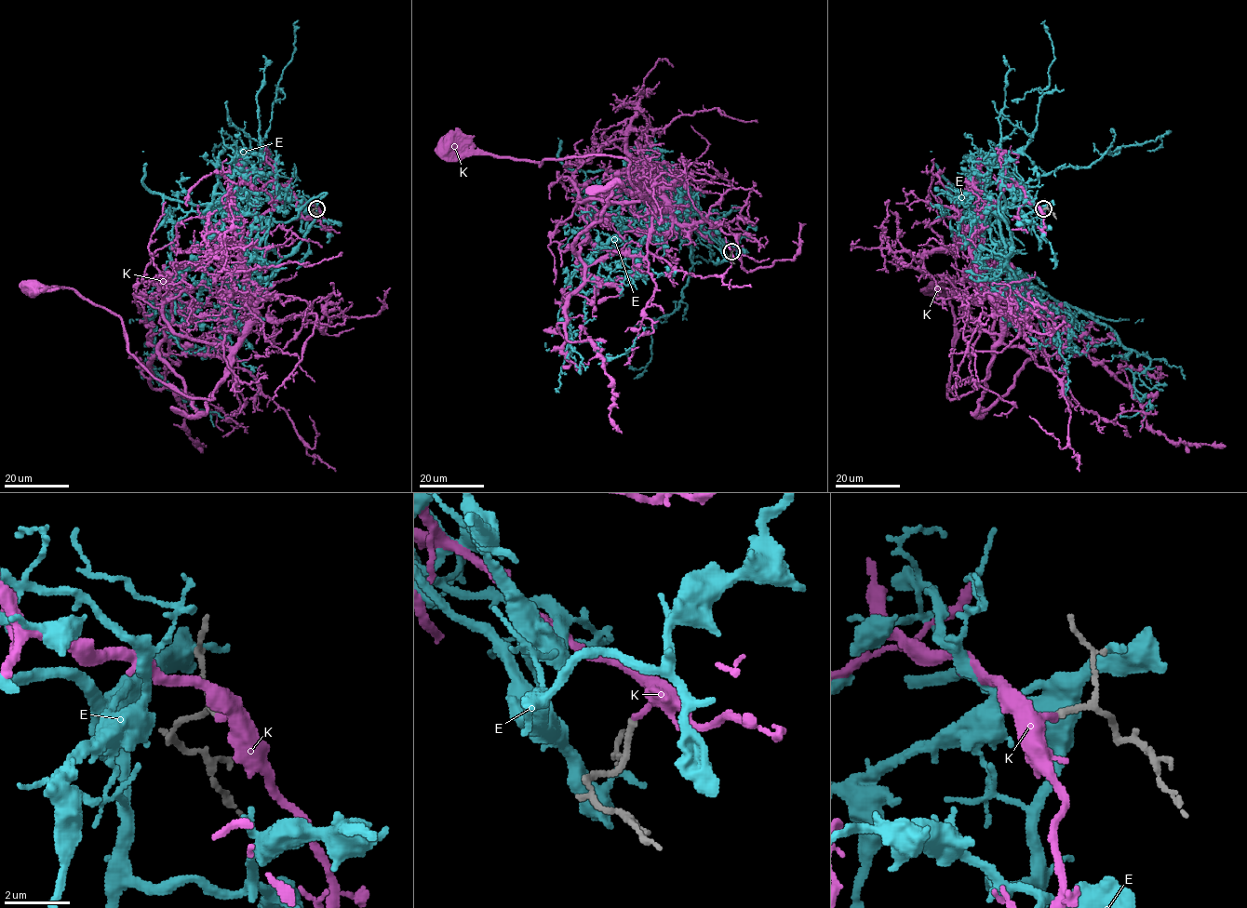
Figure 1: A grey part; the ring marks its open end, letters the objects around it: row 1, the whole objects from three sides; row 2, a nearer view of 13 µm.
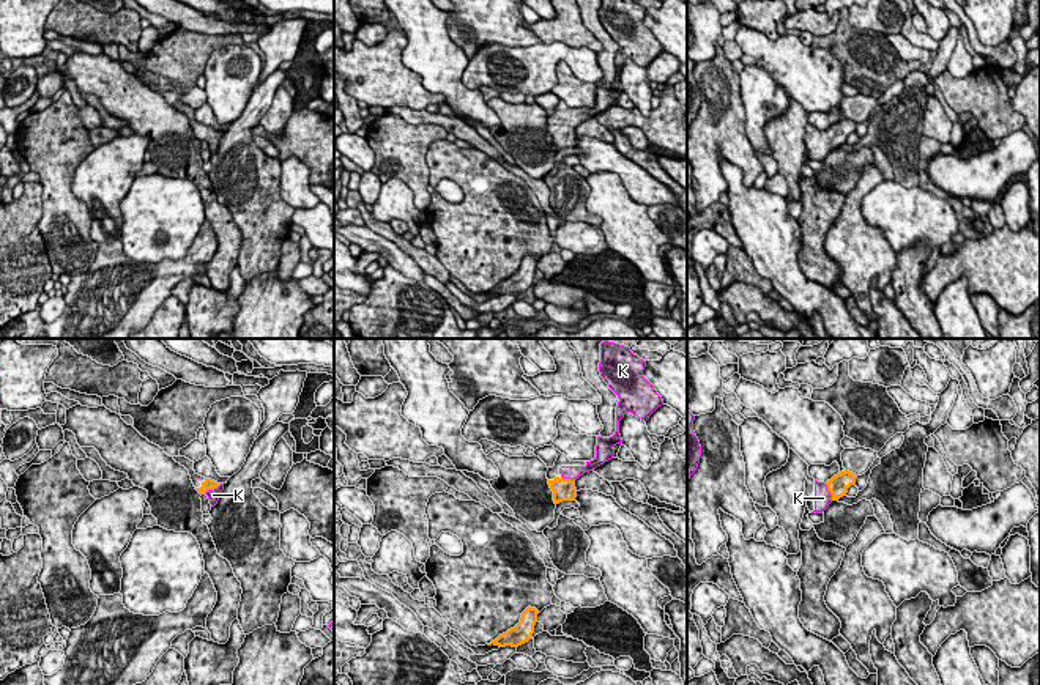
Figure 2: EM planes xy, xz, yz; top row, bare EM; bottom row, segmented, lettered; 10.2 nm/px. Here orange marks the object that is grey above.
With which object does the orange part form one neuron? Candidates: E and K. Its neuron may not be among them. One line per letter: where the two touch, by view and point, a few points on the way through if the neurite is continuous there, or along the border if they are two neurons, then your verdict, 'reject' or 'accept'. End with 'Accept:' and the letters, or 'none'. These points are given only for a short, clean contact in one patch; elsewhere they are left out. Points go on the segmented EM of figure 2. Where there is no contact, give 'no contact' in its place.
E: no contact; reject
K: meets orange in yz at (829, 490); runs through yz (837, 485), (829, 490), (823, 498); accept
Accept: K

